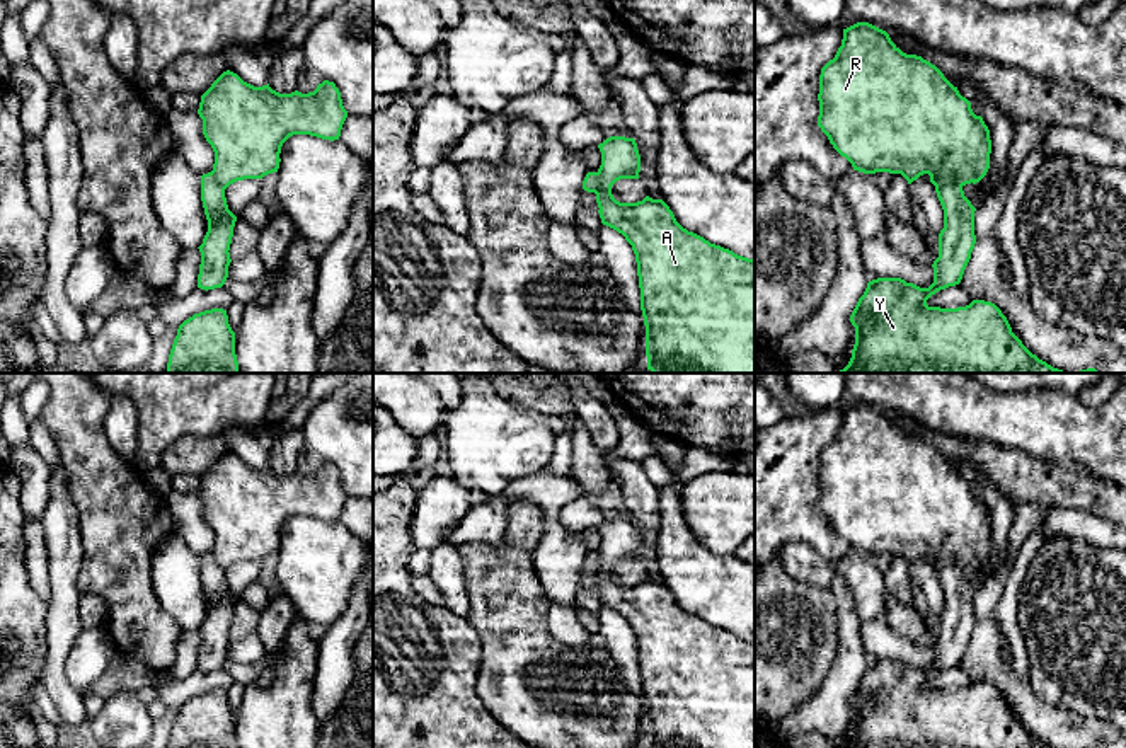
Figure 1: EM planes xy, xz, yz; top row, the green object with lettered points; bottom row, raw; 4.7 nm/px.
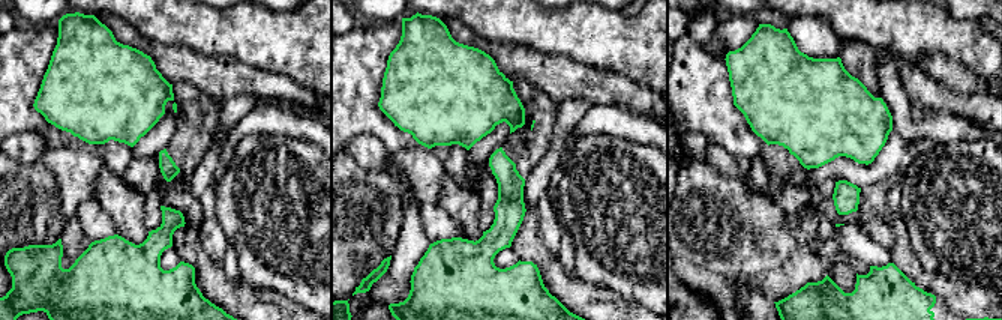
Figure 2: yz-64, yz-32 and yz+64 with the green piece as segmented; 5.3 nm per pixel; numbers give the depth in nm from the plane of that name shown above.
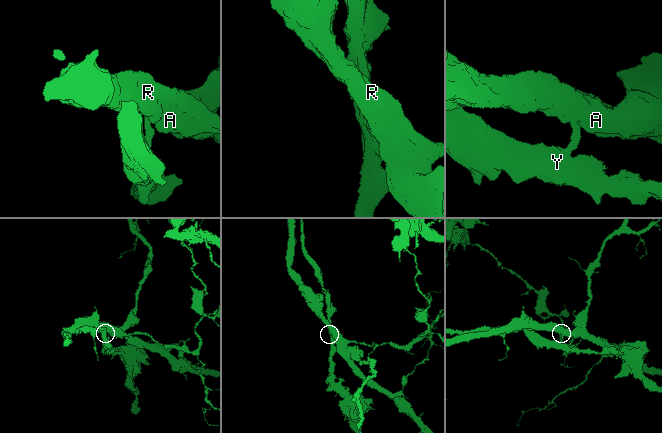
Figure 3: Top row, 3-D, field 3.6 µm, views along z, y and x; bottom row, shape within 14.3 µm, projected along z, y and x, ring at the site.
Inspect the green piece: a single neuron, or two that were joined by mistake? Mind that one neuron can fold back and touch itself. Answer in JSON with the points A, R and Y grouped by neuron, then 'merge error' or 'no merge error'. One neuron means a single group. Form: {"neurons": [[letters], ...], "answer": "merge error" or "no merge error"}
{"neurons": [["A", "R"], ["Y"]], "answer": "merge error"}

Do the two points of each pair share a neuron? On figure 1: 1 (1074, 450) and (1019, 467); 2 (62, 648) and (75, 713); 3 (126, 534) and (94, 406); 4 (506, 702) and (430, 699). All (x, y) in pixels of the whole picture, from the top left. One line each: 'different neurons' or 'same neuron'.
1: different neurons
2: same neuron
3: same neuron
4: different neurons

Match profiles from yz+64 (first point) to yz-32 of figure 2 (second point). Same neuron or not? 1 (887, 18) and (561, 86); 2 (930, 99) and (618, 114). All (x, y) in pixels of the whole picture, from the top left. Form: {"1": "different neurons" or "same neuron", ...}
{"1": "different neurons", "2": "different neurons"}

